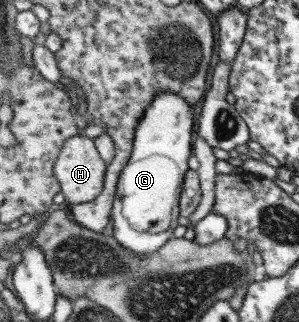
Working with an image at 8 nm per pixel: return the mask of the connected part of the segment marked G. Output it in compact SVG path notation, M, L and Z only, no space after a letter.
M157 92L150 106L145 110L134 131L129 160L120 171L116 189L118 196L112 203L111 229L112 236L121 247L135 255L149 255L159 249L163 243L172 238L178 216L178 197L184 173L188 170L187 158L192 155L192 138L194 132L191 118L193 106L171 92Z

